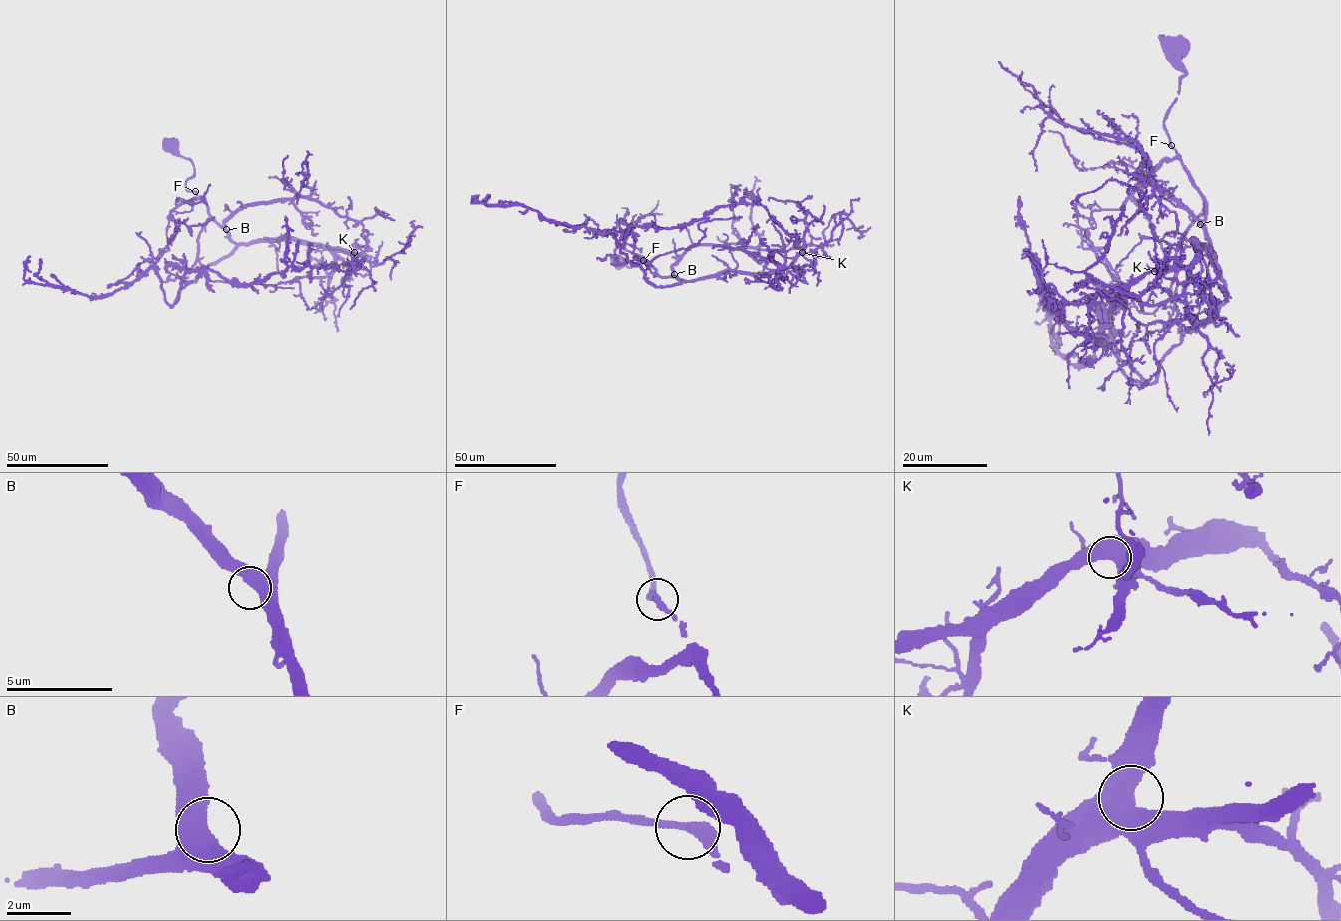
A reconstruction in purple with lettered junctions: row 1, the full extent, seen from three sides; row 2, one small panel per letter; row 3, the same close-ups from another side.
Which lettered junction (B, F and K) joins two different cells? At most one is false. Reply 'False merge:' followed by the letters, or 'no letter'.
False merge: no letter

